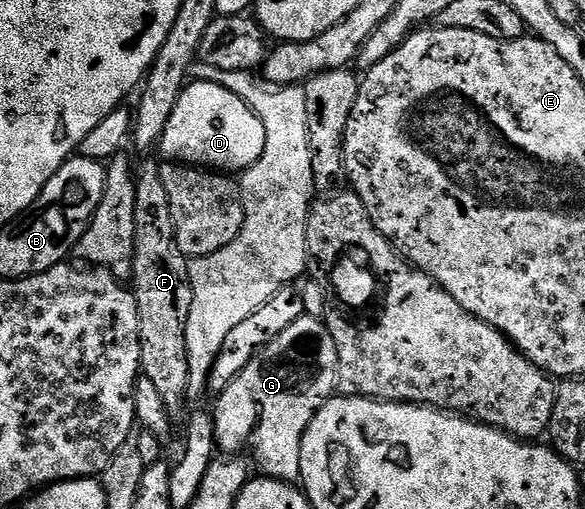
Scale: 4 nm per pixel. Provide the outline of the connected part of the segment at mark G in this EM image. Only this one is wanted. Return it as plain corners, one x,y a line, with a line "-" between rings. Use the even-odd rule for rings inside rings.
303,315
299,322
291,322
275,342
271,342
216,397
217,409
212,409
216,447
225,454
237,454
241,448
253,448
252,463
262,477
271,480
300,481
301,447
305,431
315,414
324,404
332,400
337,392
337,375
339,374
339,354
335,338
326,326
324,319

